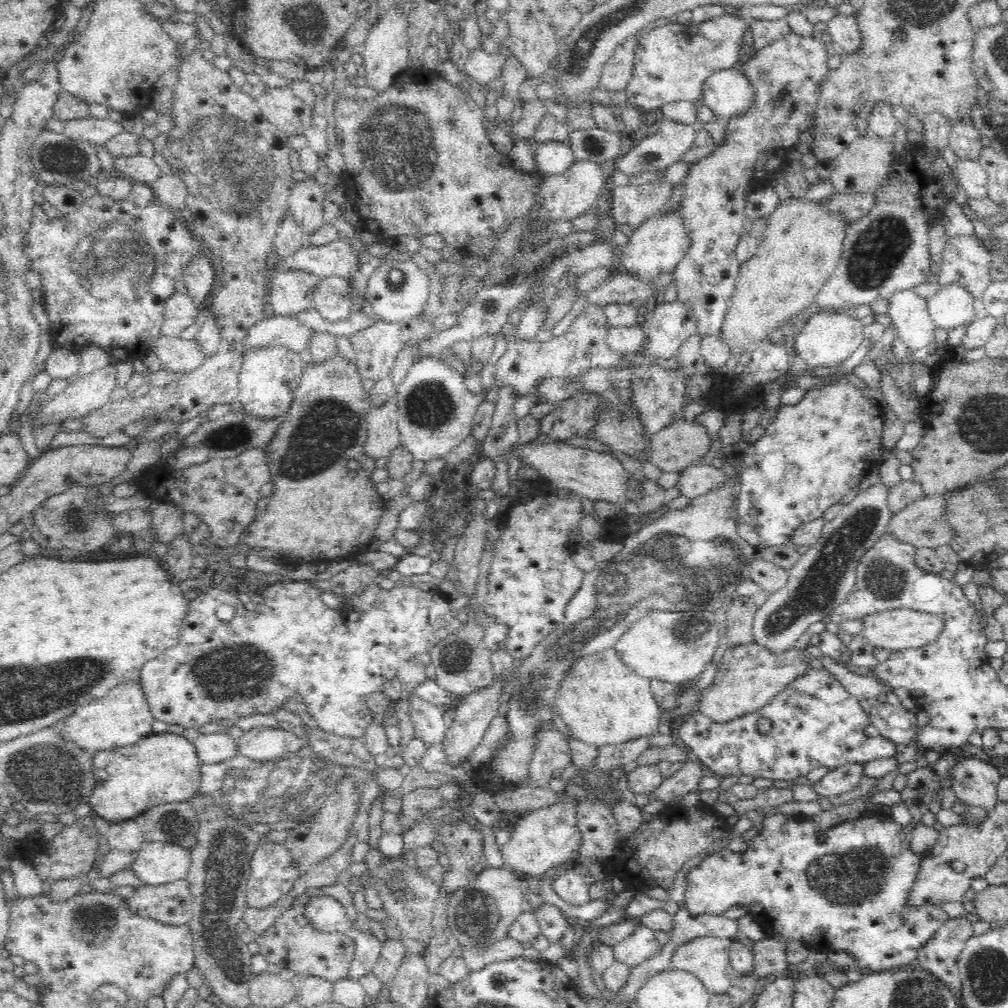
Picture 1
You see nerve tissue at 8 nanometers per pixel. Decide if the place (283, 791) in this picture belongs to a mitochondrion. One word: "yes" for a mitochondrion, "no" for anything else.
yes

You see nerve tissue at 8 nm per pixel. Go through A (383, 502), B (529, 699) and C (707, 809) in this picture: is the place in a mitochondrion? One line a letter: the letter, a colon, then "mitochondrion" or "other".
A: other
B: mitochondrion
C: other

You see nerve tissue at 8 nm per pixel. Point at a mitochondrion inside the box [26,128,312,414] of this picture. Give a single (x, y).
(110, 259)

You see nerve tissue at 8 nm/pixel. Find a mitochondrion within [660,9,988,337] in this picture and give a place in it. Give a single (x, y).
(876, 250)

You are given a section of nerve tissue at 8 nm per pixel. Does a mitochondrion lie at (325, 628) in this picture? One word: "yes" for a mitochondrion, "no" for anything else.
no

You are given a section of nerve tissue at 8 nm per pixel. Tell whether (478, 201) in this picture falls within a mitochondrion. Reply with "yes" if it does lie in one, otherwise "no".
no

